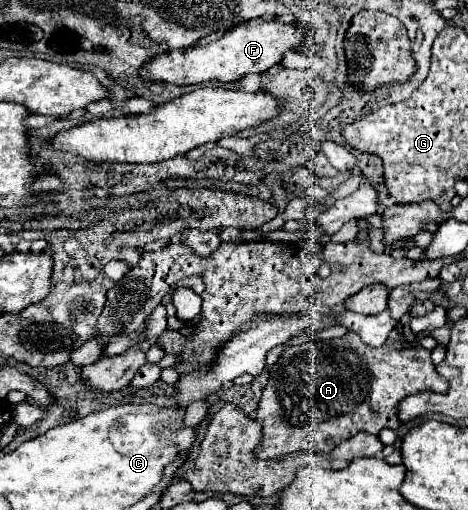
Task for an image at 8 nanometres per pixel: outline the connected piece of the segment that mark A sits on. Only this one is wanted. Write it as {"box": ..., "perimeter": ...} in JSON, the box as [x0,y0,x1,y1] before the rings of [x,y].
{"box":[255,331,449,459],"perimeter":[[[347,331],[339,339],[331,341],[307,341],[283,351],[279,361],[269,369],[269,383],[263,389],[259,401],[257,421],[263,425],[263,443],[255,449],[261,459],[283,457],[293,451],[329,451],[329,439],[337,445],[359,431],[377,435],[383,427],[395,429],[395,405],[407,397],[421,391],[445,393],[449,383],[435,371],[431,361],[431,351],[423,347],[405,347],[397,331],[393,331],[381,347],[369,347],[353,331]]]}

